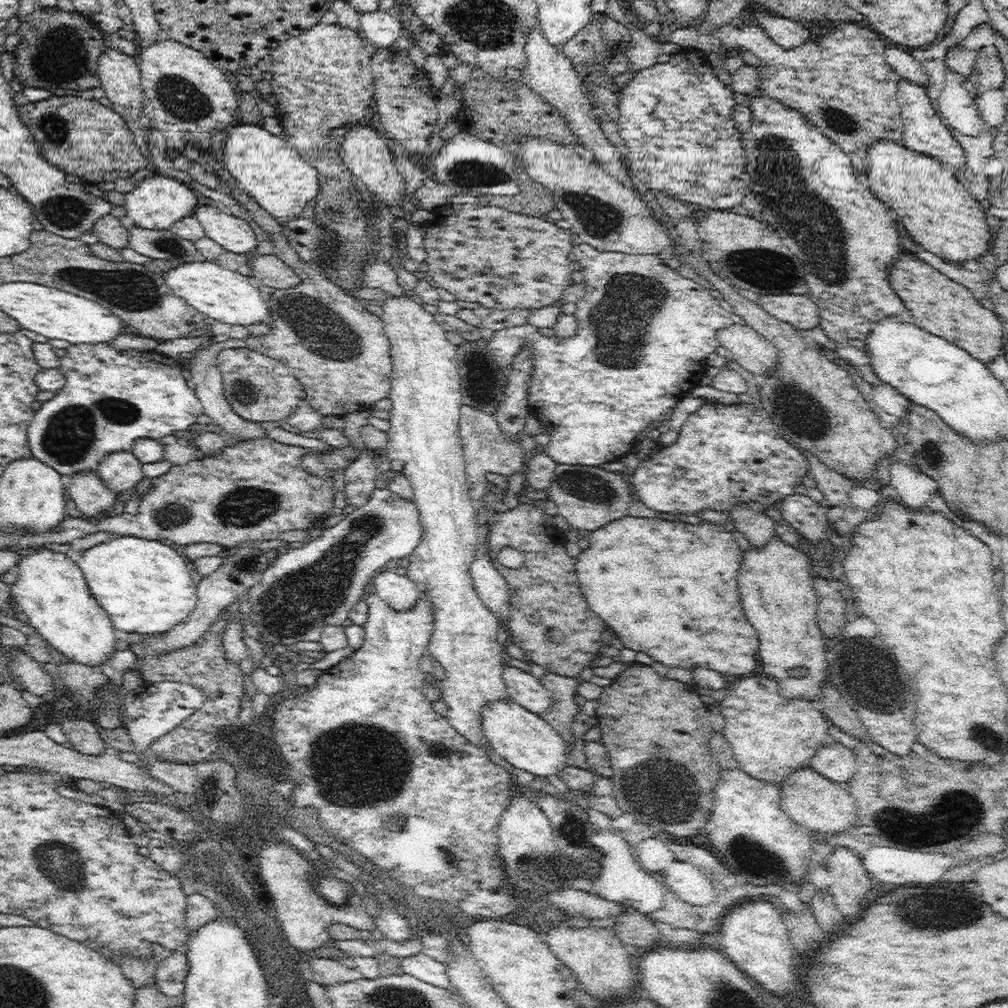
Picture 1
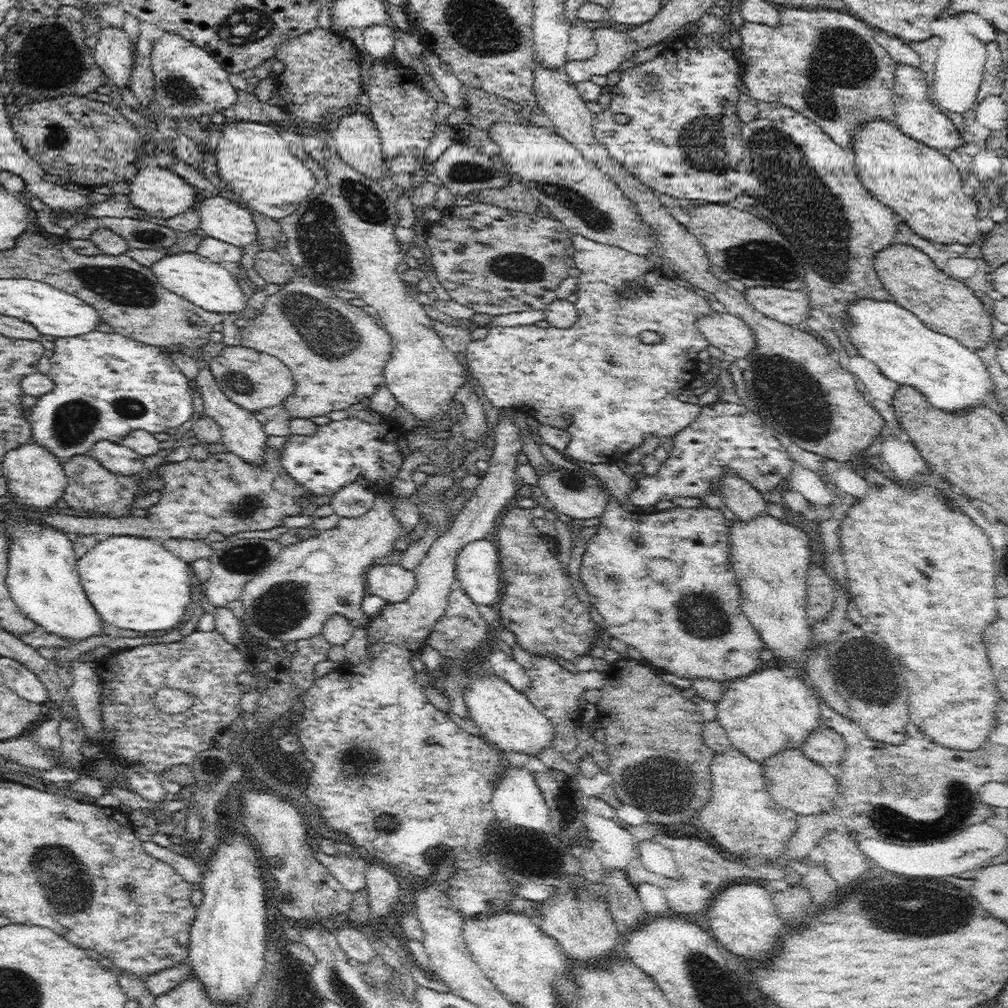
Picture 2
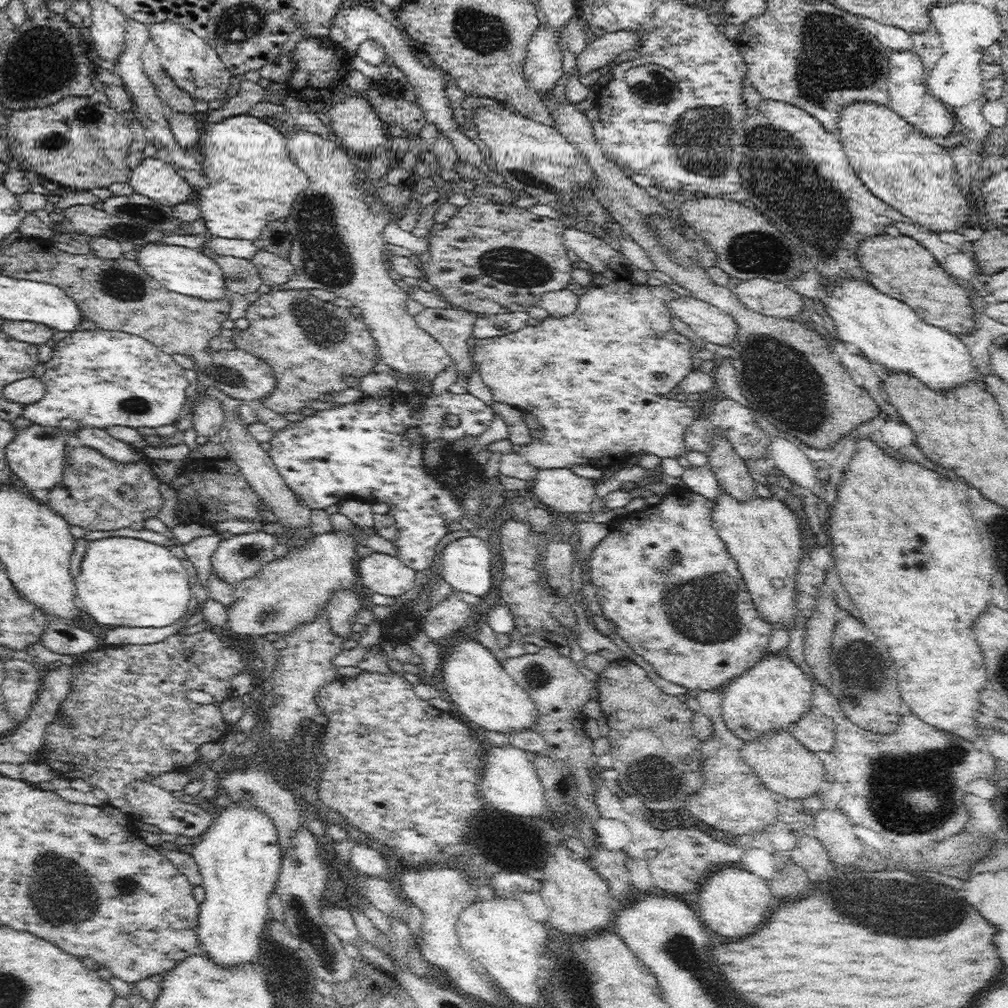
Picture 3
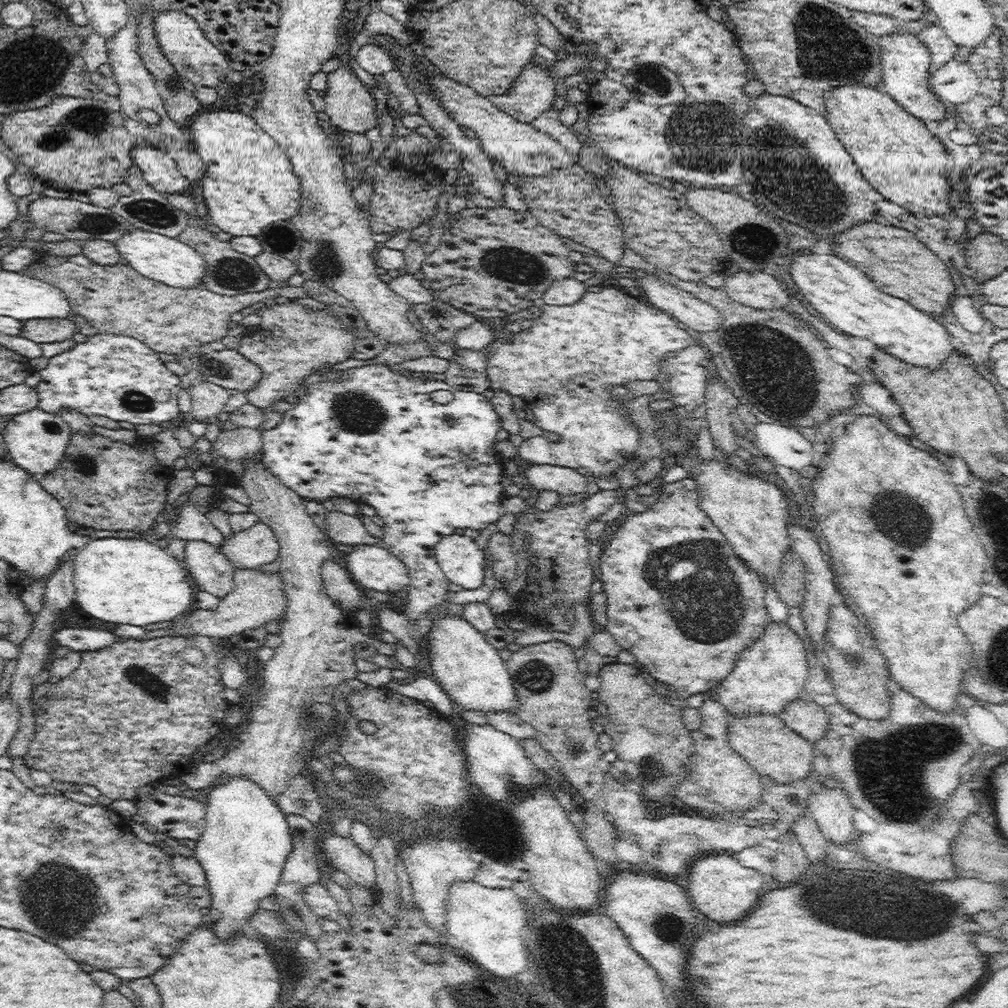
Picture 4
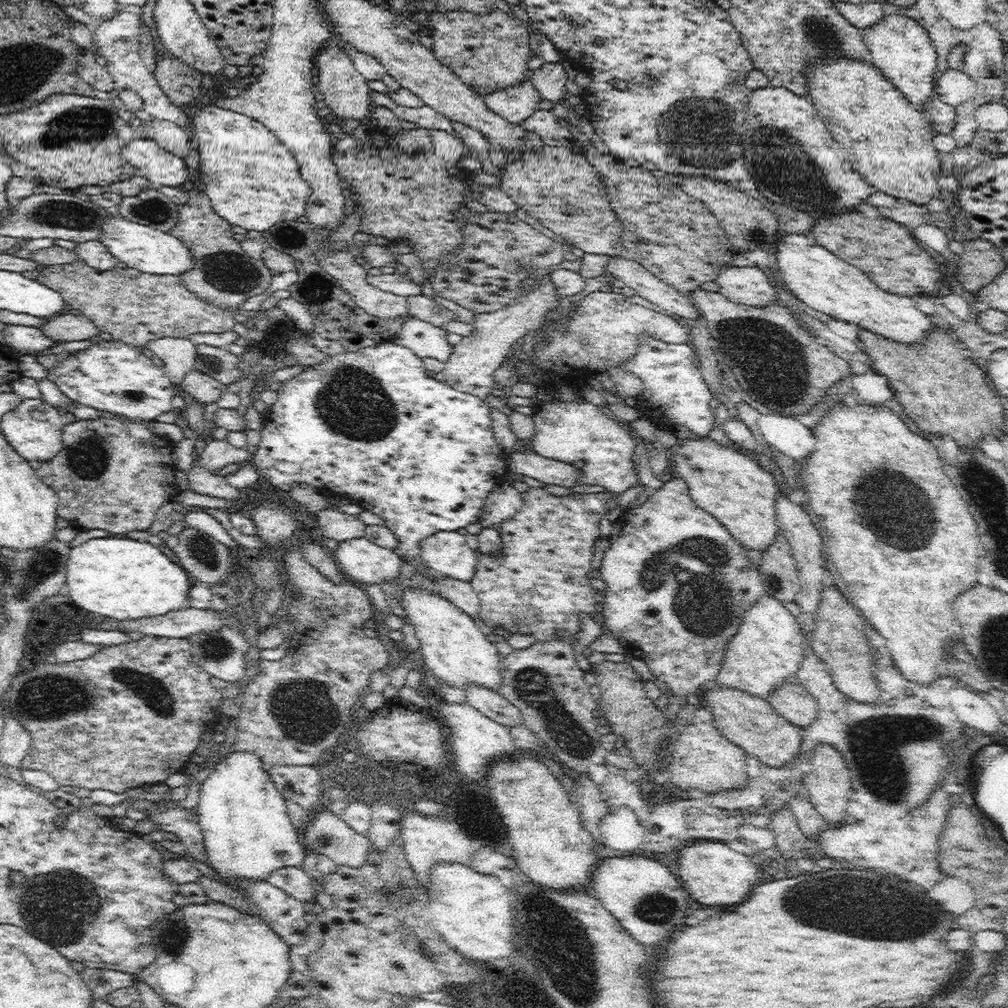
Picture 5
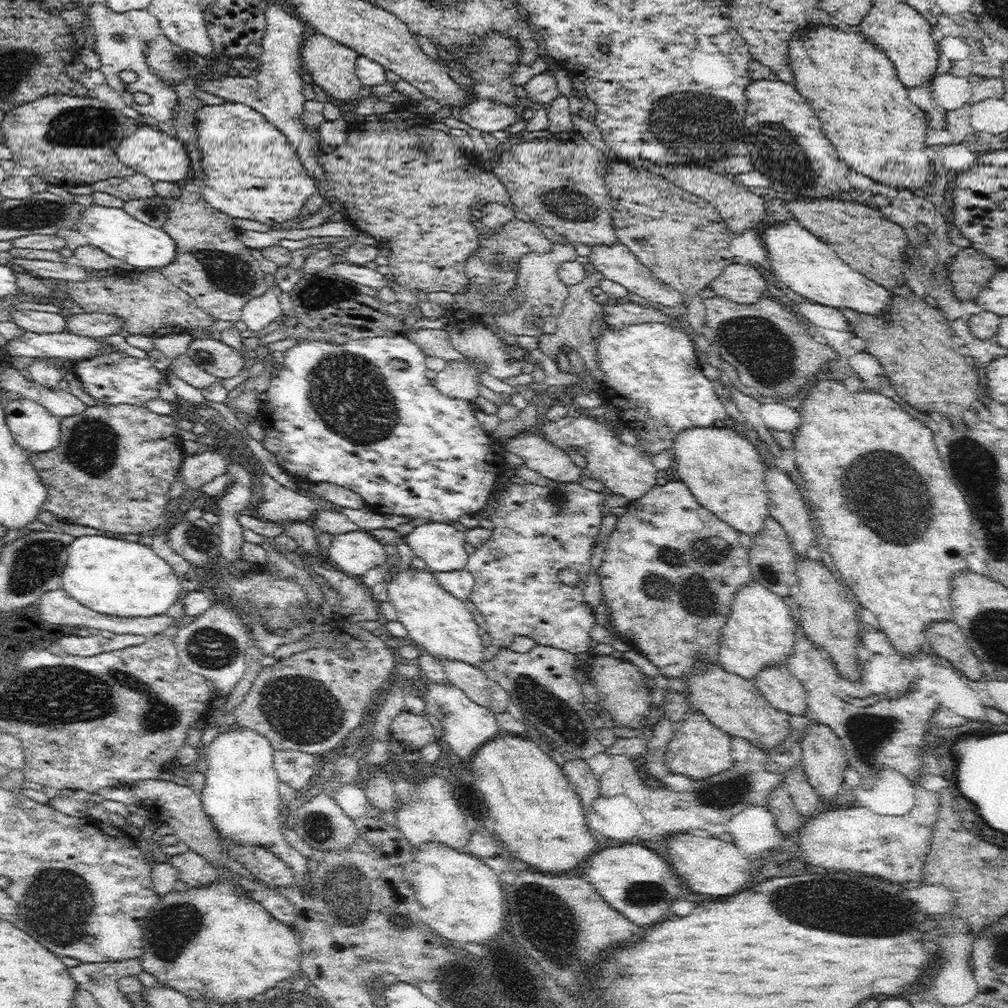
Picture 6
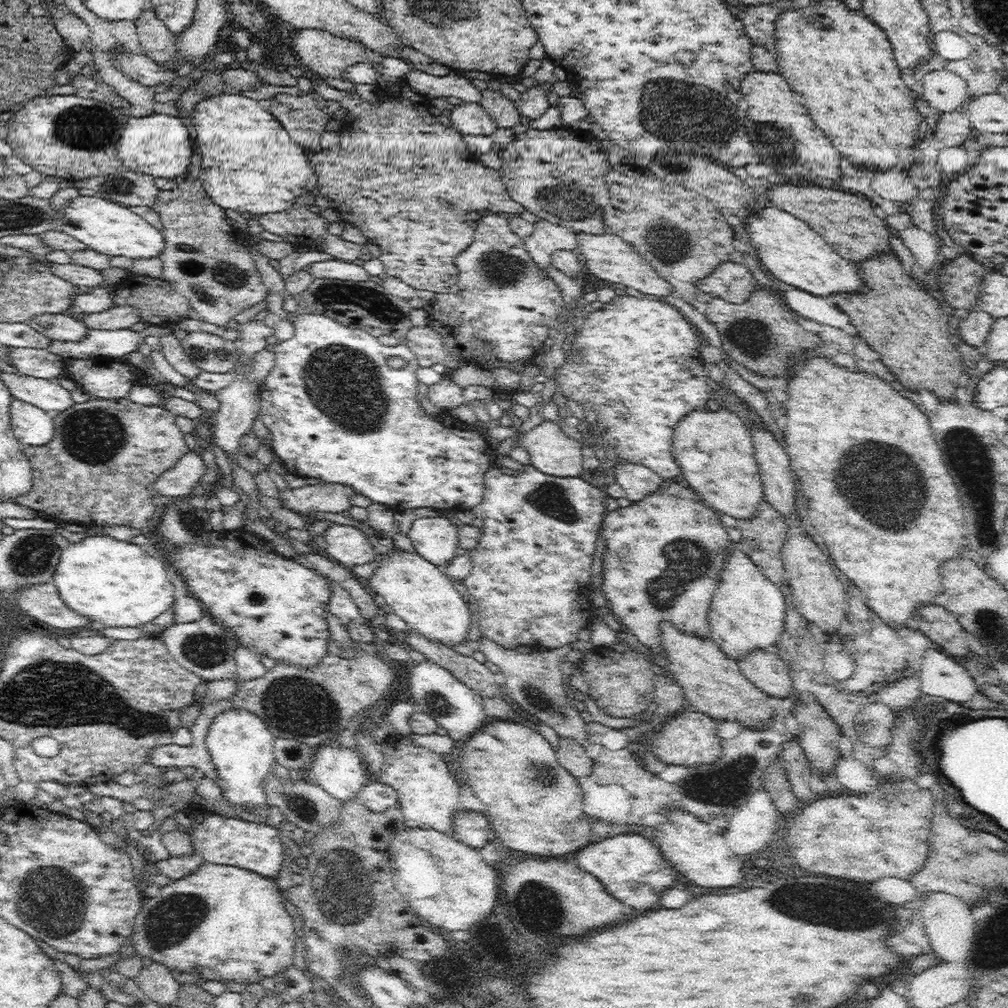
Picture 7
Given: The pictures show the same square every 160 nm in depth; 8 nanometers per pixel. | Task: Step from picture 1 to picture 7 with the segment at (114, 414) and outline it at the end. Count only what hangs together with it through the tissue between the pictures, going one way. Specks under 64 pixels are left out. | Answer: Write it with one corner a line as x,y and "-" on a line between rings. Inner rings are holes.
97,356
93,359
71,358
65,359
65,375
73,380
83,391
100,399
124,398
132,390
134,384
142,381
144,372
122,360
120,357

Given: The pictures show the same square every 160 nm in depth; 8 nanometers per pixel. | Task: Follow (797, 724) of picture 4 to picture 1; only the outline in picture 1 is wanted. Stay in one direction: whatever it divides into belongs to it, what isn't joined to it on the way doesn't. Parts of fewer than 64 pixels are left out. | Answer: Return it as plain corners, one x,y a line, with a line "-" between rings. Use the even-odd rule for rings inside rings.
829,740
811,756
809,766
818,774
836,782
850,782
855,773
857,762
852,750

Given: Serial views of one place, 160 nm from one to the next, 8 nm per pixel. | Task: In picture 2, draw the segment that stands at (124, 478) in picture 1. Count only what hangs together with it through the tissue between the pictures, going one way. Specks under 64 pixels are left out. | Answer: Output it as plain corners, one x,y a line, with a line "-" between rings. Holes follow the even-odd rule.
99,440
86,455
96,459
108,471
124,476
139,474
144,468
144,456
120,442

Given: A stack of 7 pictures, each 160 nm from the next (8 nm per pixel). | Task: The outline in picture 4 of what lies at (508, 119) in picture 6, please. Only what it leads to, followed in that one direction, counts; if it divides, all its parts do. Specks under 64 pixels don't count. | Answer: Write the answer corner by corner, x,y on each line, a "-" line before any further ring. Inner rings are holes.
535,57
524,66
506,94
491,94
487,98
502,112
531,124
542,112
552,109
555,83
544,61

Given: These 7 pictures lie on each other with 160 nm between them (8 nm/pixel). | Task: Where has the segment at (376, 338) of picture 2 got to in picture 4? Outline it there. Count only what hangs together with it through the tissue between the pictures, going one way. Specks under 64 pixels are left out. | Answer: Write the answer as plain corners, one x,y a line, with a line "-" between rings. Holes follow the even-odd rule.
291,300
283,304
271,301
256,313
260,314
260,324
243,332
237,348
261,370
258,384
248,391
247,398
252,406
268,408
274,402
292,396
297,388
304,386
304,380
314,374
314,370
351,358
356,340
353,330
325,309
310,309

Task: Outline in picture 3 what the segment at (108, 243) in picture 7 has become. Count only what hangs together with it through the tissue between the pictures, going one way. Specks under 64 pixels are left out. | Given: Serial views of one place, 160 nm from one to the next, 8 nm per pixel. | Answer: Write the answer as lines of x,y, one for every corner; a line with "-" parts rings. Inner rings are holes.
141,244
138,250
138,264
152,278
163,284
168,290
181,295
198,297
213,301
225,297
224,273
220,265
212,258
204,255
200,249
184,248
184,246
168,246
168,244

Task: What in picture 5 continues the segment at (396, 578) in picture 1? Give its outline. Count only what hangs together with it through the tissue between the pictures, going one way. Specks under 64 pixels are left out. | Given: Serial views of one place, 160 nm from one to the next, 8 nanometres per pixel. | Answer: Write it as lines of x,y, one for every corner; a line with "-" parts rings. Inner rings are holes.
365,536
339,541
331,554
347,578
368,585
394,580
404,563
396,551
372,544

